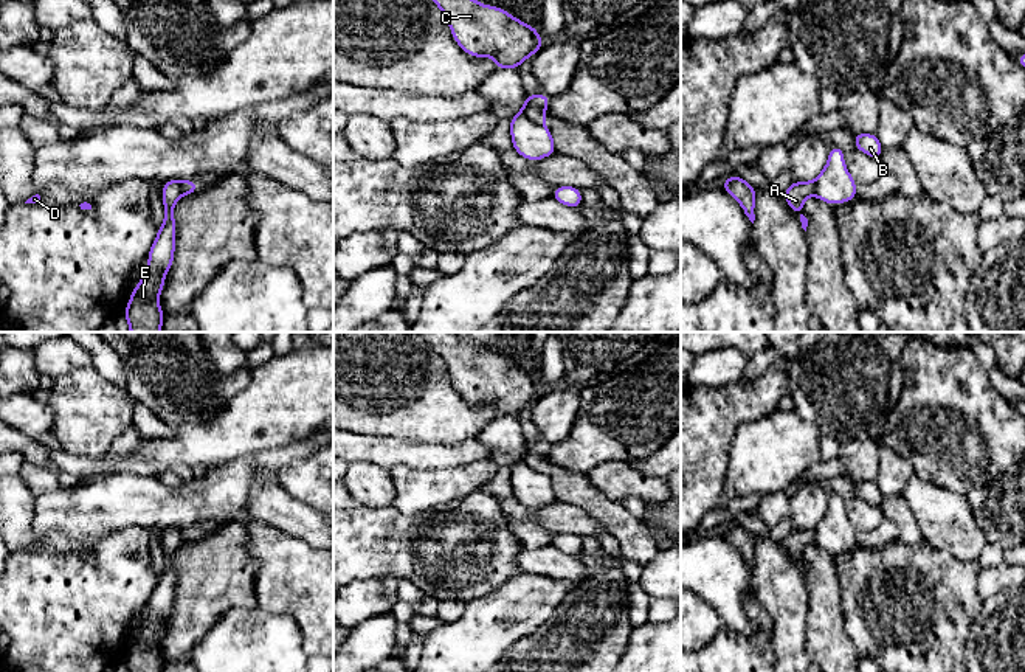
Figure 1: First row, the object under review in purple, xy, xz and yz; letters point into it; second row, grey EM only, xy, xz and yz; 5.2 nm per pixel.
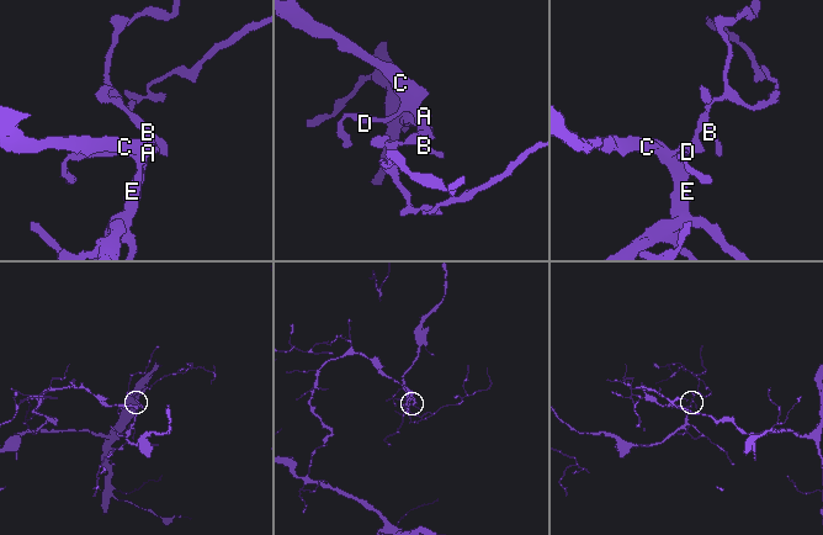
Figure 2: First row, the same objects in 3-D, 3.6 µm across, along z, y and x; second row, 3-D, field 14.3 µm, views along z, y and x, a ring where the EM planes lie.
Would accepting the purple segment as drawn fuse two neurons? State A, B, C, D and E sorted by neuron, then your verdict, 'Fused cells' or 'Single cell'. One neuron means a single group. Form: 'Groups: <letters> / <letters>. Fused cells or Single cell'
Groups: A C D / B E. Fused cells

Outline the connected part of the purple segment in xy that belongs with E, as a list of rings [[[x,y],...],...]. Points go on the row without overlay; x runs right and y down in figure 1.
[[[169,528],[163,532],[164,568],[150,594],[149,613],[143,627],[132,638],[129,653],[123,658],[129,672],[163,672],[164,660],[158,652],[158,643],[164,635],[164,622],[174,610],[175,565],[174,552],[183,543],[183,528]]]

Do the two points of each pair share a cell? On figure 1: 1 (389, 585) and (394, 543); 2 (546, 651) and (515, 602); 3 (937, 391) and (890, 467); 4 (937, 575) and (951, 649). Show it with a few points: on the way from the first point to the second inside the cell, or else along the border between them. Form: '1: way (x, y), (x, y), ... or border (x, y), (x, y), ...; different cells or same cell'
1: border (397, 579), (368, 578), (355, 581); different cells
2: border (559, 604), (543, 624), (518, 638), (504, 652); different cells
3: border (880, 436), (912, 466), (915, 474); different cells
4: way (935, 593), (937, 630); same cell

